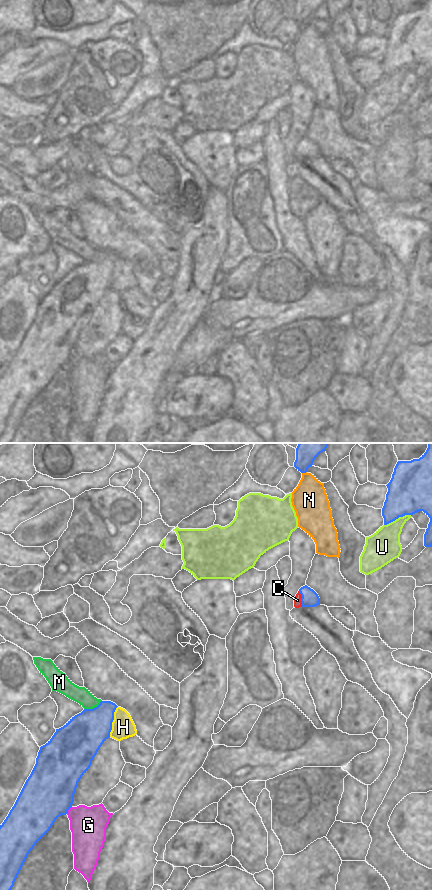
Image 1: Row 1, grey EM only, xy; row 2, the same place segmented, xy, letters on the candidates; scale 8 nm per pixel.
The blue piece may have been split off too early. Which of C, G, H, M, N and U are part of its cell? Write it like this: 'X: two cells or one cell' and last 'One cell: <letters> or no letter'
C: two cells
G: two cells
H: two cells
M: two cells
N: two cells
U: two cells
One cell: no letter

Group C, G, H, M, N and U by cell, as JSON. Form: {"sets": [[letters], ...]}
{"sets": [["C"], ["G"], ["H", "M"], ["N"], ["U"]]}

